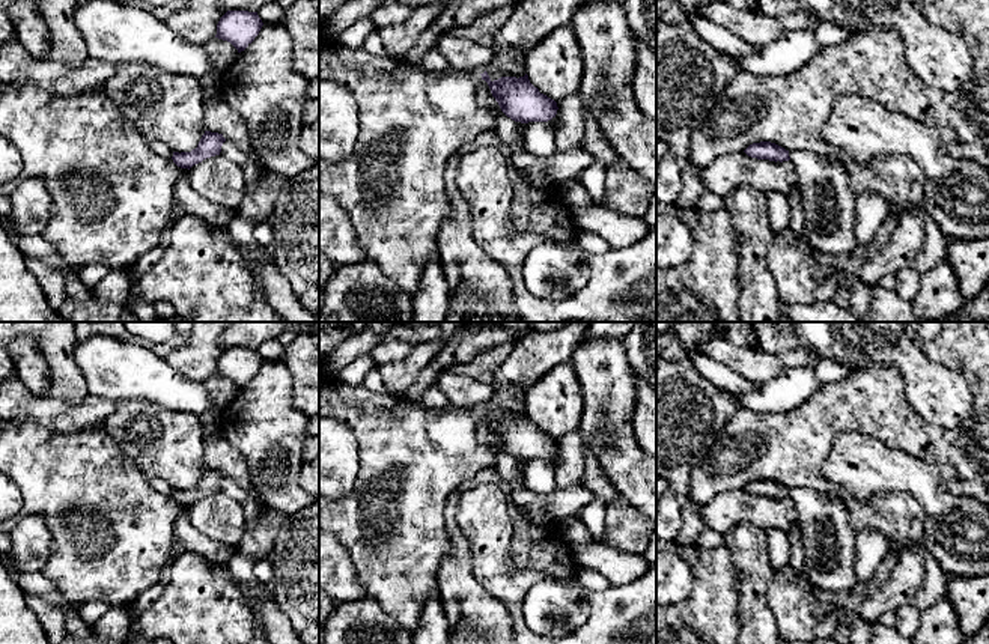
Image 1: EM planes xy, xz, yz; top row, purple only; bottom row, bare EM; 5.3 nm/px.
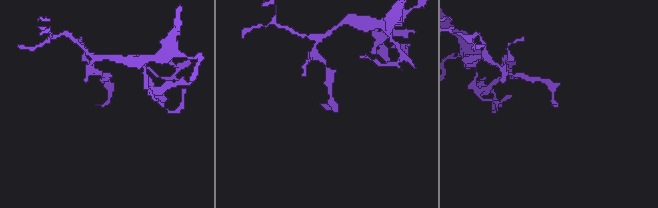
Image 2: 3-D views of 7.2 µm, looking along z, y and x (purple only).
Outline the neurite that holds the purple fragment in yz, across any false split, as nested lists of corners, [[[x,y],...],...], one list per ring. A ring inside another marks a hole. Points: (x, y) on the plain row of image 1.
[[[771,478],[753,480],[744,489],[751,495],[769,497],[775,500],[790,497],[789,488]]]

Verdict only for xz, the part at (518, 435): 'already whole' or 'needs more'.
already whole

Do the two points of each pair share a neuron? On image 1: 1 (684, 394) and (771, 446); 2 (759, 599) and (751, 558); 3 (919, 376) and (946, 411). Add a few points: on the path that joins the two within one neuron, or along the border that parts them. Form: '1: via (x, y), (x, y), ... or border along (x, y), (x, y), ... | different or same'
1: border along (742, 407), (727, 420), (711, 450) | different
2: via (754, 589), (754, 569) | same
3: via (928, 385), (944, 402) | same

